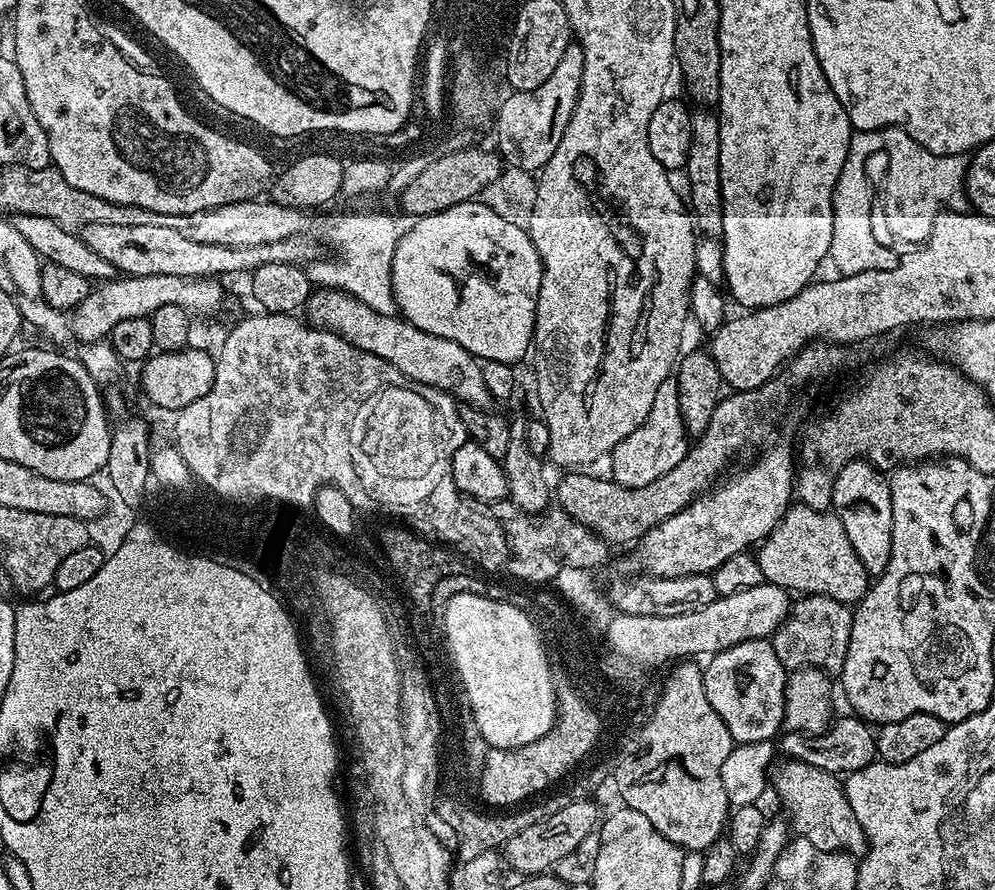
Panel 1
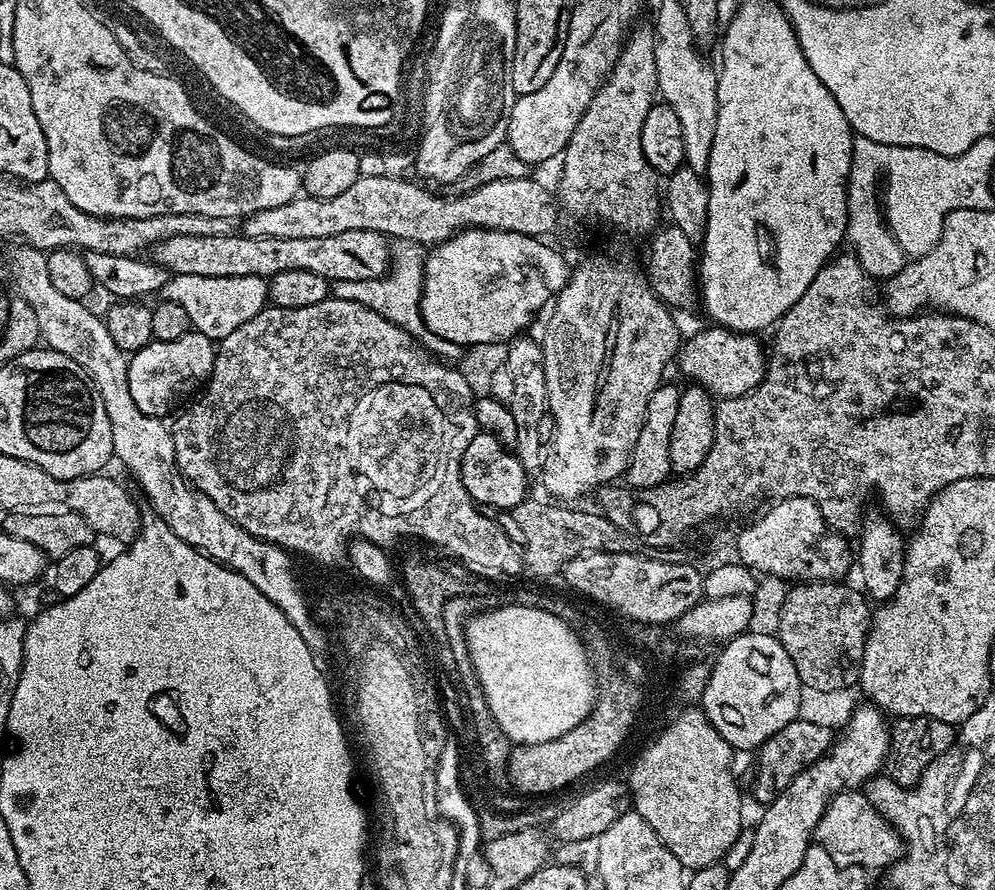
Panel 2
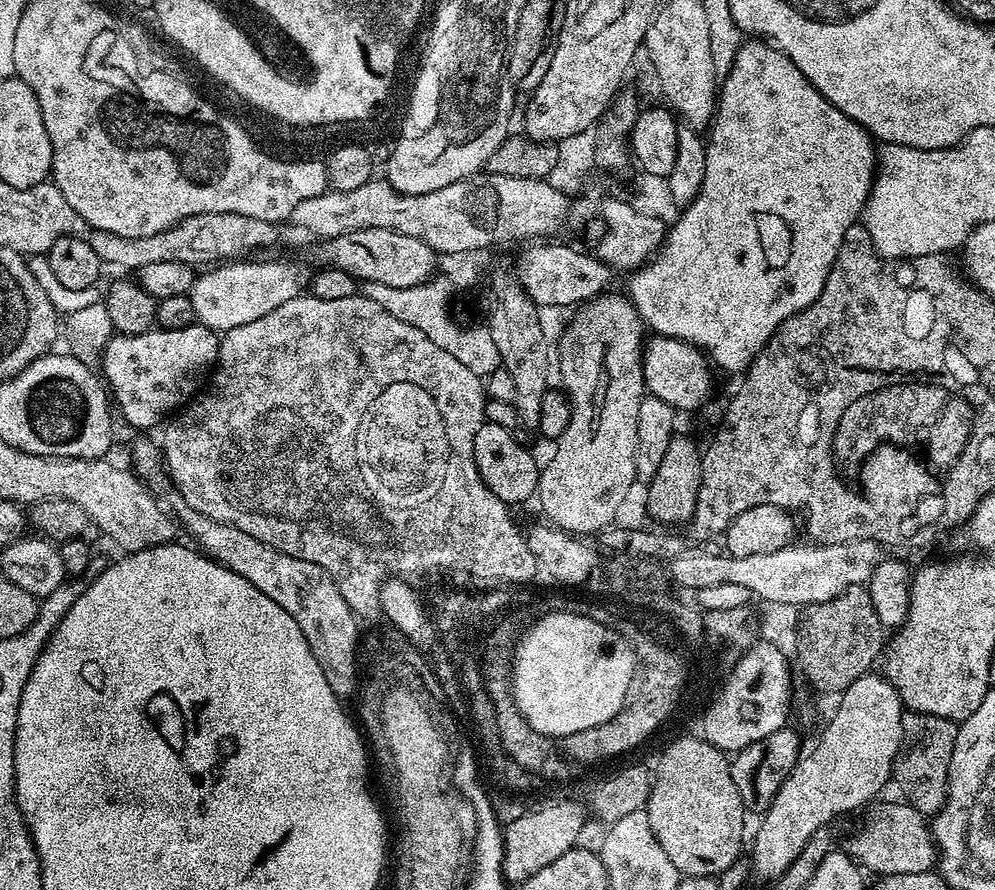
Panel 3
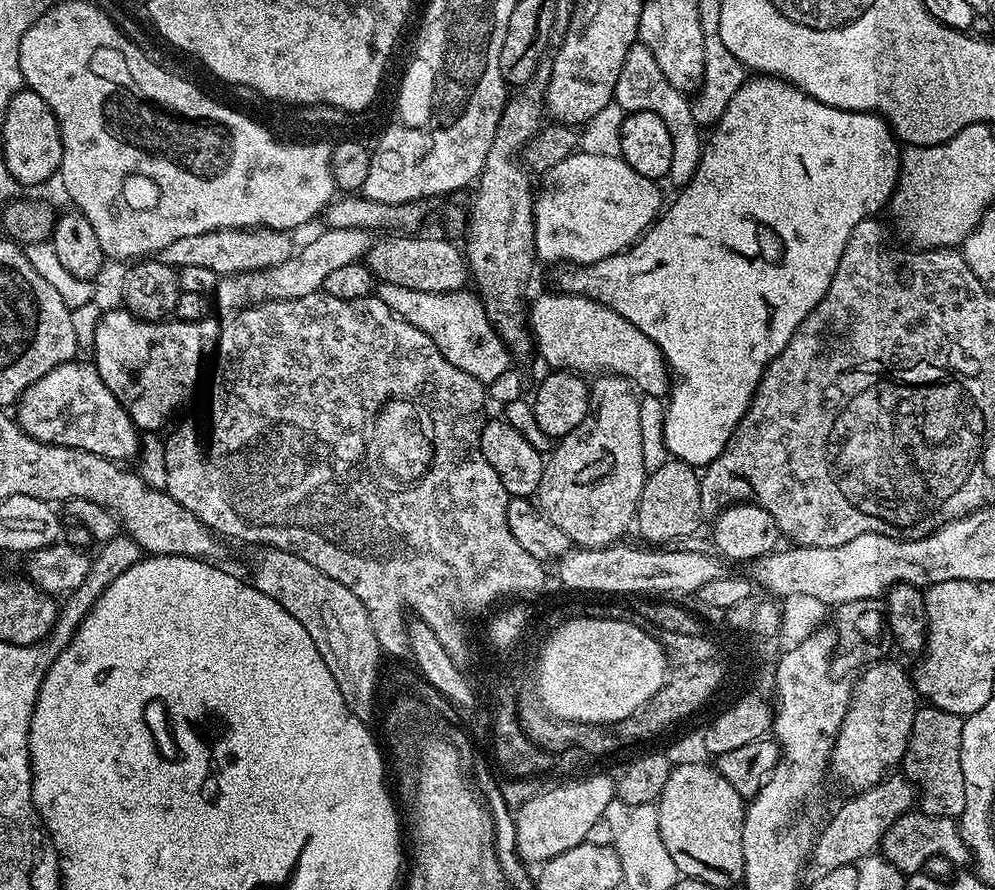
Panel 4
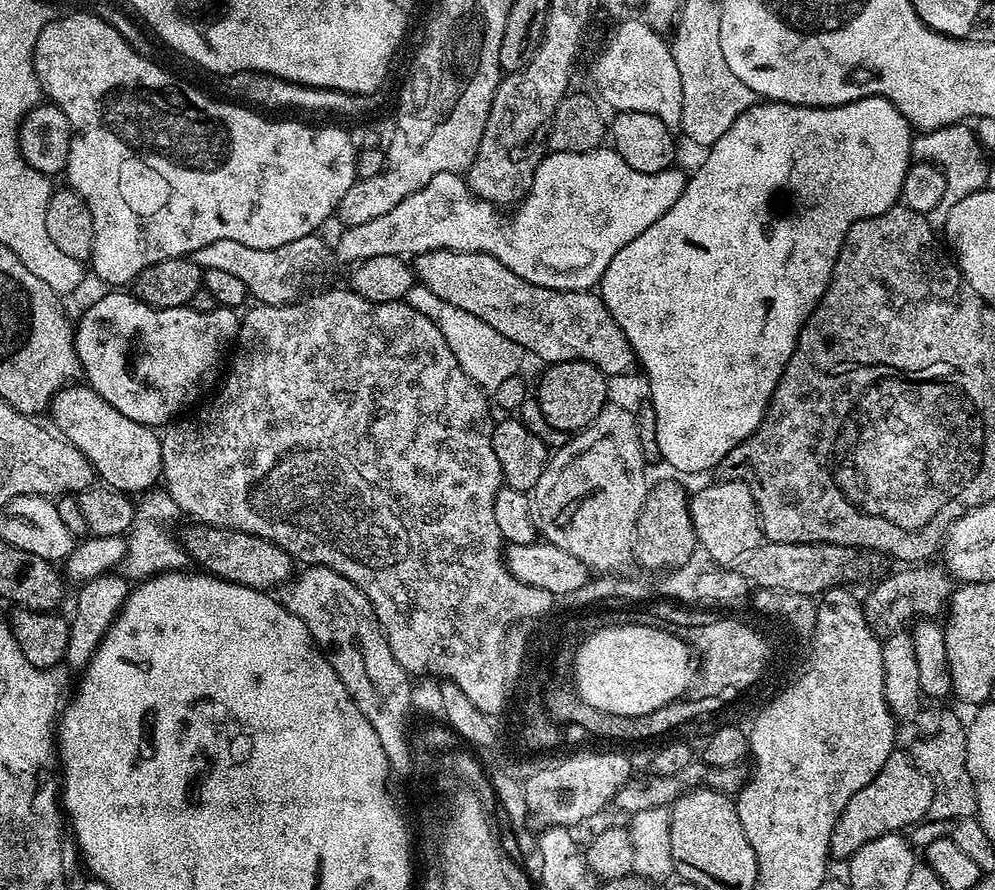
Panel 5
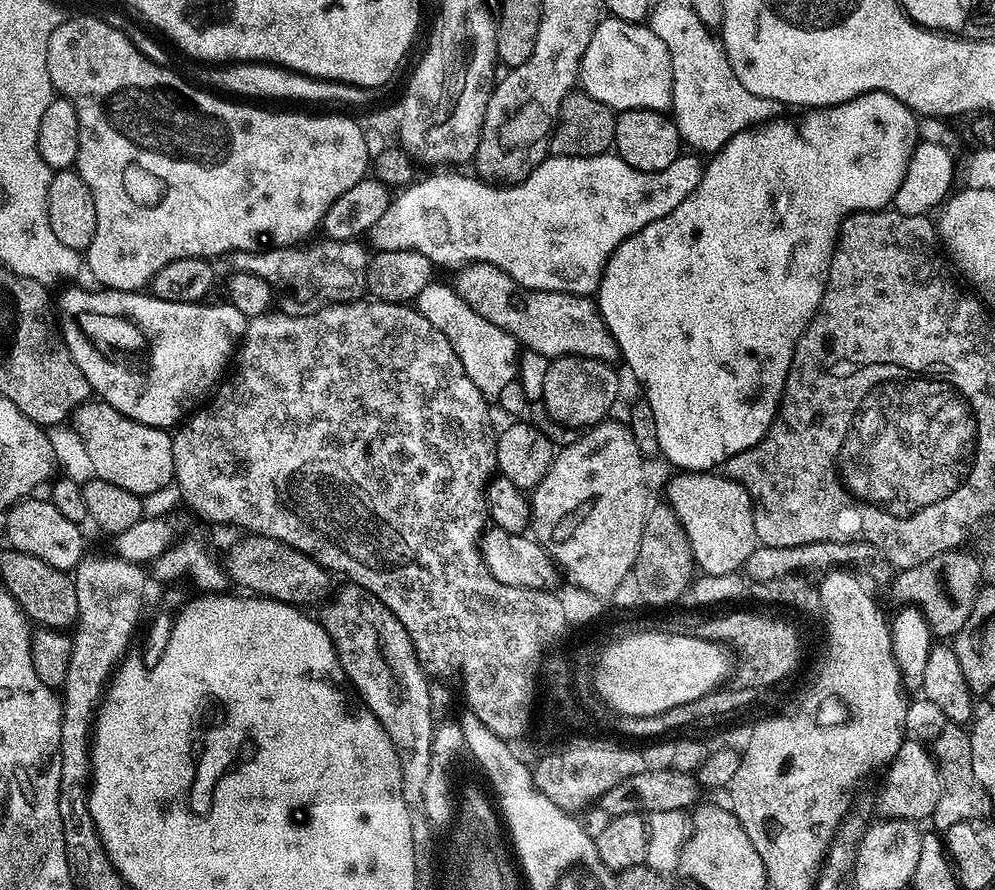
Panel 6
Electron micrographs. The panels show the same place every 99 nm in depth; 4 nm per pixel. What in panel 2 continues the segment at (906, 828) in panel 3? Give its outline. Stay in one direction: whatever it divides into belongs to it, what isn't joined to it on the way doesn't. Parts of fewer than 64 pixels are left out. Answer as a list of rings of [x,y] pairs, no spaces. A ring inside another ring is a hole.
[[[860,790],[837,792],[836,795],[829,800],[826,810],[822,814],[822,818],[816,827],[814,840],[815,843],[822,846],[822,850],[826,850],[826,854],[830,854],[830,858],[834,858],[834,862],[840,868],[858,866],[865,870],[873,870],[872,868],[886,870],[904,855],[905,850],[904,840],[898,834],[896,827],[870,803],[867,795]]]

